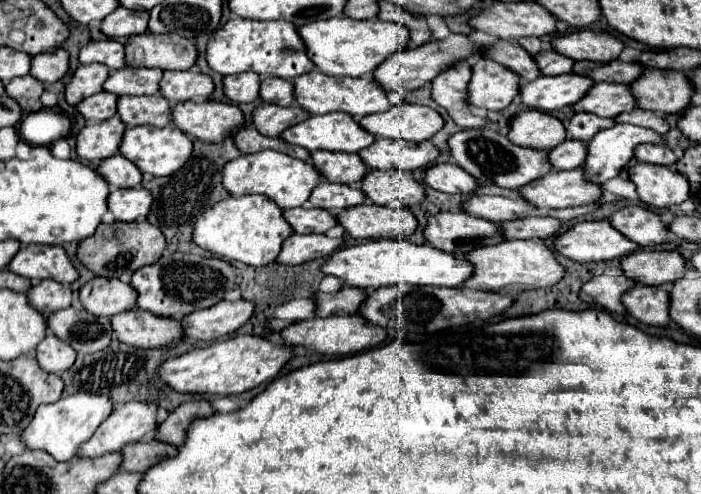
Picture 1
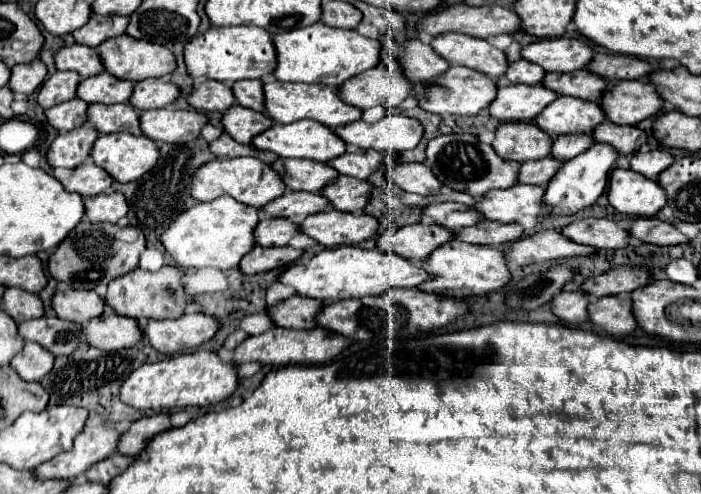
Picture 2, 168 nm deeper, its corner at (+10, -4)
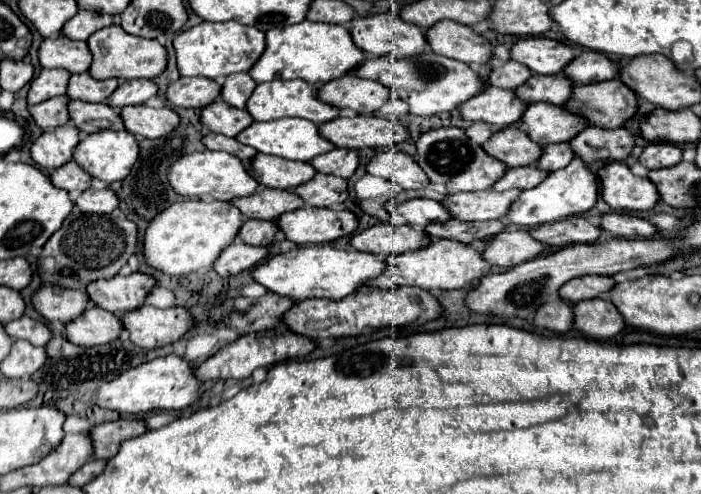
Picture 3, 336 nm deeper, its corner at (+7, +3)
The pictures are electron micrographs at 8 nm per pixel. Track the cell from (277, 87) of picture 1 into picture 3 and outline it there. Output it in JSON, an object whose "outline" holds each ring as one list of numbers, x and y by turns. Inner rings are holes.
{"outline":[[247,73,229,75,221,87,221,99,237,109,245,109,245,103,255,89,255,81]]}

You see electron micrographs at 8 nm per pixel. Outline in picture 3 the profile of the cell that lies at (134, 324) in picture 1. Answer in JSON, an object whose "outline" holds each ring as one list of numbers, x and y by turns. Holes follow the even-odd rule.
{"outline":[[91,305,77,319,65,325,63,337,73,345,91,347,91,345,111,343,113,339,117,339,121,331,123,325,119,323,119,317]]}

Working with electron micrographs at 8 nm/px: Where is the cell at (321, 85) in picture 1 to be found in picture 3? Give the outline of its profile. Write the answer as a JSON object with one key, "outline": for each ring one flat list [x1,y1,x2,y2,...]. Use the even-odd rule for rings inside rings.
{"outline":[[293,79,293,81,269,81,269,83,259,83,251,97,247,99,247,113,253,117,253,121,273,121,273,119,283,119,283,117,301,117,309,119,315,125,321,125,325,121,331,121,339,117,339,109,321,103,315,95,317,85,303,83,303,79]]}

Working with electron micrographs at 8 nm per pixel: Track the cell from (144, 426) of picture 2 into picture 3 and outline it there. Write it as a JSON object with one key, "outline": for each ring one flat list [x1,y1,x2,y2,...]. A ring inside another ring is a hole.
{"outline":[[113,421,113,423,101,423,89,429,91,441,93,441,93,459,111,459,115,451,119,449,119,443,131,437,137,437,145,433,147,427,143,421]]}

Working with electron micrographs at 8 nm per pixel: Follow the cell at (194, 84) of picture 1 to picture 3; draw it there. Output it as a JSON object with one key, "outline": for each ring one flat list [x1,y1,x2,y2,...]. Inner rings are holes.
{"outline":[[133,79,123,81,107,99,107,105,113,109,121,109,125,105,141,105,149,97,157,93,157,85,151,79]]}

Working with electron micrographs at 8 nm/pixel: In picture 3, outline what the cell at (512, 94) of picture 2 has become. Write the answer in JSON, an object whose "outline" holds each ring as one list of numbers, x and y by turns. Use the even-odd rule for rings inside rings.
{"outline":[[485,87,473,99,467,99,459,105,461,119,465,121,483,121,497,127,509,127,517,123,527,107,517,103,513,91,499,91,497,87]]}

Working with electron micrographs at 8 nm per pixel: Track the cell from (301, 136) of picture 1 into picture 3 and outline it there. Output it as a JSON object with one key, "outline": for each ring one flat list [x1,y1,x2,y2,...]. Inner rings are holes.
{"outline":[[293,117,265,121,265,123,251,123,235,139,243,145,257,149,259,153,277,155,277,157,291,159,291,161,311,161,315,155,321,155,321,153,327,153,333,149,331,143,325,143,325,139,319,139,319,129,315,123,311,123,307,119,293,119]]}

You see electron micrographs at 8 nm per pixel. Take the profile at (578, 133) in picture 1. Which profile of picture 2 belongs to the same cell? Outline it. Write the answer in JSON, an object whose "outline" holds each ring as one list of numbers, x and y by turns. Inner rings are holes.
{"outline":[[584,132,582,134,560,134,558,138,554,138,552,156,560,158,560,160,568,160,568,158,574,158,574,156,582,154,592,144,594,144,592,134,584,134]]}

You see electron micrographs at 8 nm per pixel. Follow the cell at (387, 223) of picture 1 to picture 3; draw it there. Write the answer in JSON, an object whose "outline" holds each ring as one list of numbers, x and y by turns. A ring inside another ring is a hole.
{"outline":[[299,207,277,219,279,231,293,243,327,243,347,237,357,229,359,221,351,211,331,211,319,207]]}

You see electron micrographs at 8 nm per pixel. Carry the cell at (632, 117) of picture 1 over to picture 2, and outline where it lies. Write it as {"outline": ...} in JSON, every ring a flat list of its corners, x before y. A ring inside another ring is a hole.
{"outline":[[604,120,600,126,596,126,592,136,594,136,594,142,612,144,622,154,636,152,648,138,646,132,640,130,638,126,620,126,620,124,612,124,608,120]]}

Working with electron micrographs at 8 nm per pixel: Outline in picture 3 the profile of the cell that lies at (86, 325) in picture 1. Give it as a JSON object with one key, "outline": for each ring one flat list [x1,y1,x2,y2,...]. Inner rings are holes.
{"outline":[[19,317,15,321,9,321,3,327,5,327,5,331,11,339,25,339,31,345,37,345,37,347,39,345,45,347,51,339,51,331,45,327,45,323,29,319,29,317]]}

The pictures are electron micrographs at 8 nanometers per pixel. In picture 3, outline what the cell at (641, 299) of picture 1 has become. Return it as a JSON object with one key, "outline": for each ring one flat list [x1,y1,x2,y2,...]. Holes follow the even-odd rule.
{"outline":[[607,299,579,301,573,305,573,329,587,339,607,341,623,331,625,323,619,319,619,311,607,303]]}

